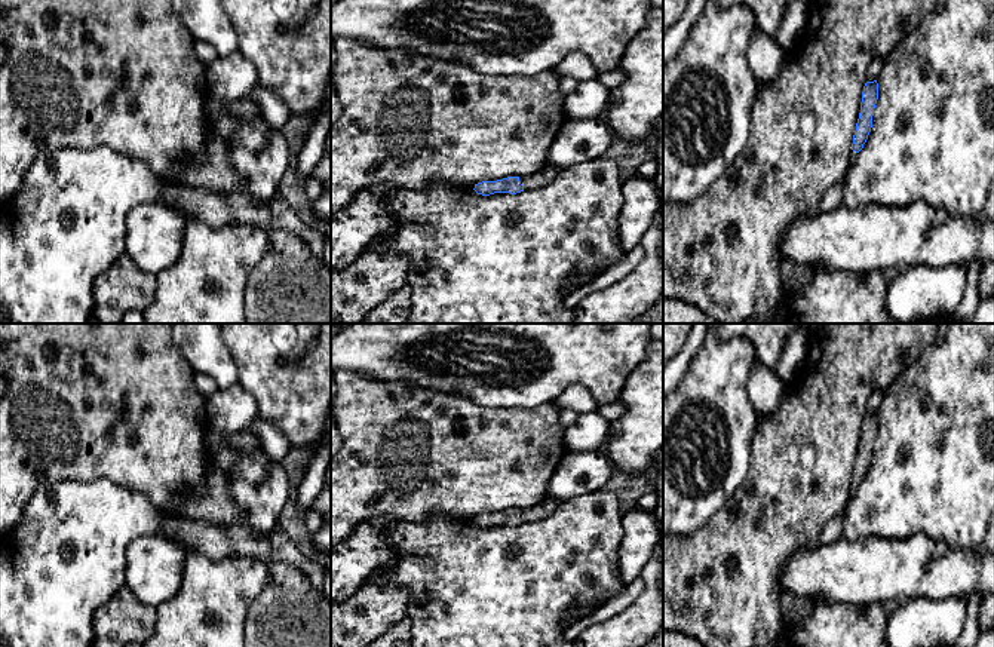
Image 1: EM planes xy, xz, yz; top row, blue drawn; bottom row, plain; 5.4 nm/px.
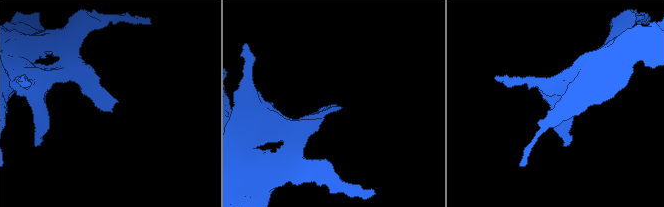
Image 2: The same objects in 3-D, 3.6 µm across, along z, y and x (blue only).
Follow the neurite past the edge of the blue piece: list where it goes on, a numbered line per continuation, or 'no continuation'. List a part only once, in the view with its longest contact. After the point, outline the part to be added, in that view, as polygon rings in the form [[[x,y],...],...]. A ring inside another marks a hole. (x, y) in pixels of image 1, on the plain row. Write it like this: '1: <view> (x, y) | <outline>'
1: xz (546, 508) | [[[546,497],[542,503],[534,505],[527,509],[519,509],[524,522],[536,522],[550,516],[556,509],[556,502]]]

